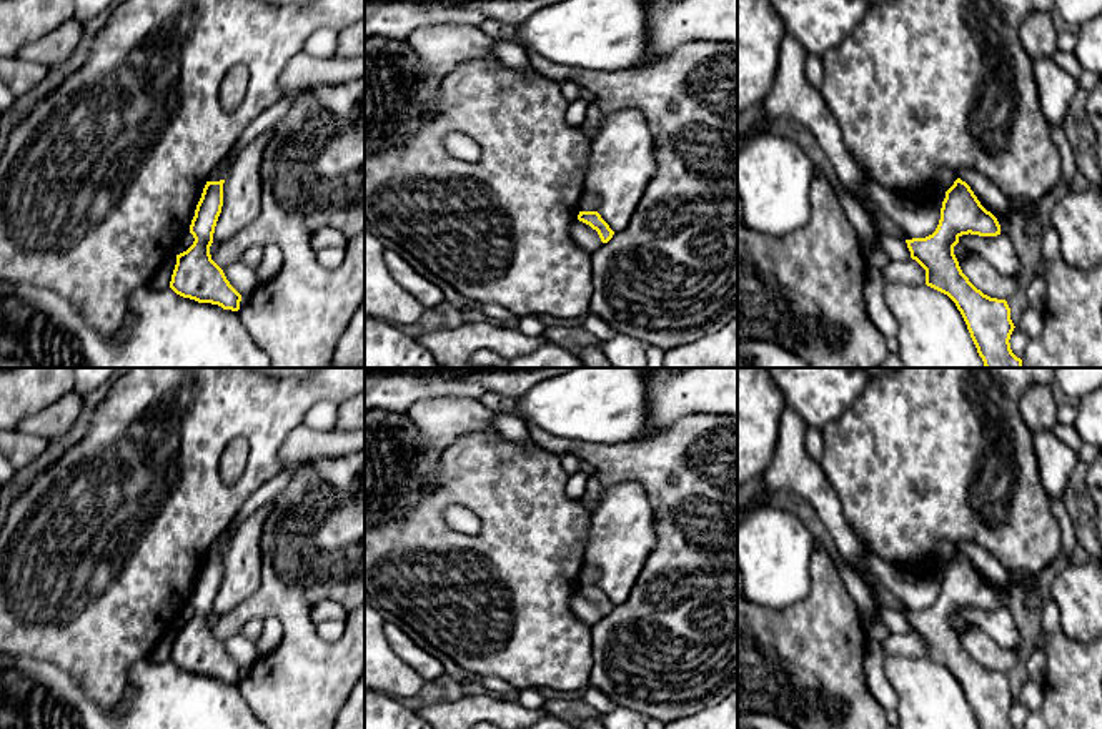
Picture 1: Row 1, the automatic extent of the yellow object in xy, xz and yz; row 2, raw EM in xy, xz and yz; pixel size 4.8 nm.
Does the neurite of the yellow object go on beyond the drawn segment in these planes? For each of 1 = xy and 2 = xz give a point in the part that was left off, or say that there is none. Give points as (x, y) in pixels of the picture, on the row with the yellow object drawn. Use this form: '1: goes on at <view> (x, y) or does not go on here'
1: does not go on here
2: does not go on here

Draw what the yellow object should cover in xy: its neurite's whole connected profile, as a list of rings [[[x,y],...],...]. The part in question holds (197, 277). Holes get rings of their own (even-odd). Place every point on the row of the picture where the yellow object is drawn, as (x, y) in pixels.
[[[225,180],[206,181],[190,225],[195,241],[186,251],[176,255],[170,288],[183,298],[238,311],[241,295],[230,285],[210,255],[223,206],[223,183]]]

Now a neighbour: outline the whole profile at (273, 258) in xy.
[[[265,245],[261,246],[263,258],[260,266],[255,270],[258,285],[266,285],[273,280],[285,265],[285,255],[280,246],[276,245]]]

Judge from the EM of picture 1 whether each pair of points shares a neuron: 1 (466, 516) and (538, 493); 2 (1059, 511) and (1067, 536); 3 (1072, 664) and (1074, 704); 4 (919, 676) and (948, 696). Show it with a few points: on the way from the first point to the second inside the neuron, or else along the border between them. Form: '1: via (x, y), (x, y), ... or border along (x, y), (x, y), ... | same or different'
1: border along (443, 511), (458, 531), (481, 528) | different
2: via (1062, 518), (1066, 530) | same
3: via (1074, 674), (1074, 694) | same
4: via (926, 683), (941, 696) | same

